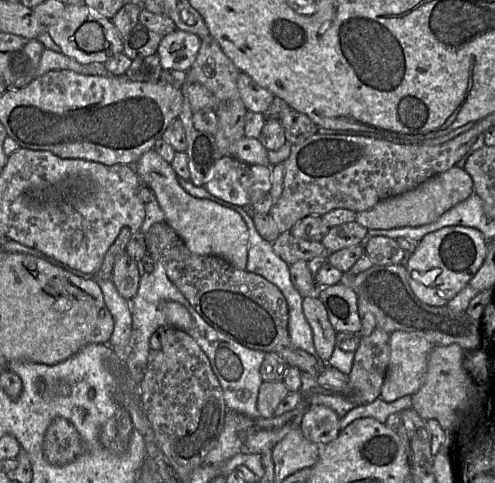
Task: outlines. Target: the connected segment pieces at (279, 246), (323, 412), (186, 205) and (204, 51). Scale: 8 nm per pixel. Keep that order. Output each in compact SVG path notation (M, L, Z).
M289 231L283 232L272 242L274 253L288 265L297 261L309 261L315 257L328 257L331 253L321 242L311 242L296 238Z
M312 406L303 416L299 427L310 442L325 445L337 438L340 429L340 417L329 407Z
M155 150L144 153L133 165L140 183L153 192L166 218L166 223L197 255L223 258L233 267L245 270L248 260L249 232L243 217L216 202L191 196L180 185L175 170Z
M210 35L202 40L197 57L187 72L187 81L203 85L217 100L218 130L214 136L222 155L229 155L230 147L244 137L246 119L248 113L250 113L244 105L237 87L237 79L240 73L240 70L223 52L219 43Z

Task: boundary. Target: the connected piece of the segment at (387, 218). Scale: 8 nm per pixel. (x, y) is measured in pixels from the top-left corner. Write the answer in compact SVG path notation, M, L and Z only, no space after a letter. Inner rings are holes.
M453 166L410 191L382 200L369 210L357 213L355 221L368 230L419 227L435 222L442 214L466 200L473 192L471 176L464 168Z

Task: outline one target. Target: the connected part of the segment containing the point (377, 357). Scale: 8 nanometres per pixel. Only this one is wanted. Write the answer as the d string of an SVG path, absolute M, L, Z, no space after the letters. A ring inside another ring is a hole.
M376 327L369 336L361 336L359 346L354 352L351 372L342 396L356 406L365 405L378 399L384 383L390 358L389 334Z

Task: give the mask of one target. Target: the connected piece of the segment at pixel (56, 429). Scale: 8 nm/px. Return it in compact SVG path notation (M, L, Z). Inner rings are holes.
M57 417L44 434L42 450L51 465L63 466L84 454L86 447L75 426L67 419Z

